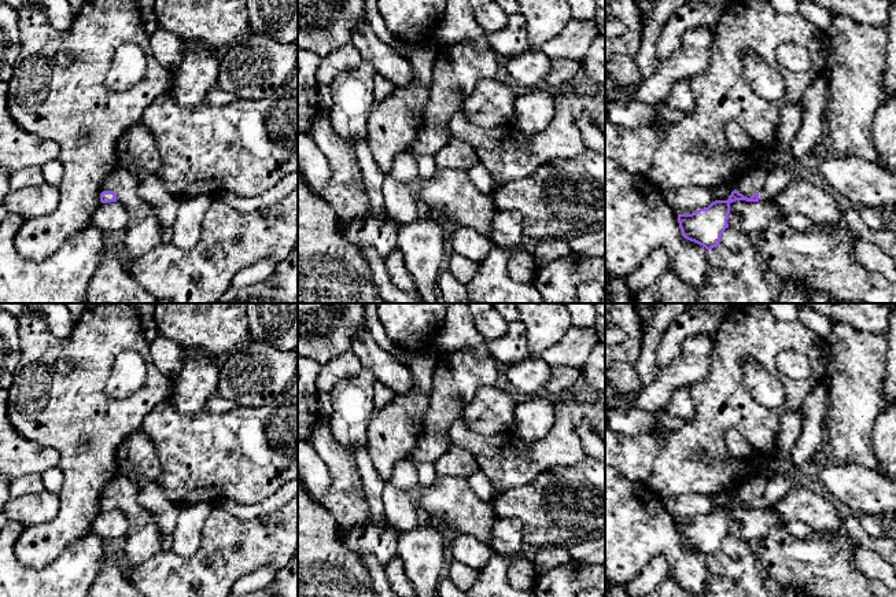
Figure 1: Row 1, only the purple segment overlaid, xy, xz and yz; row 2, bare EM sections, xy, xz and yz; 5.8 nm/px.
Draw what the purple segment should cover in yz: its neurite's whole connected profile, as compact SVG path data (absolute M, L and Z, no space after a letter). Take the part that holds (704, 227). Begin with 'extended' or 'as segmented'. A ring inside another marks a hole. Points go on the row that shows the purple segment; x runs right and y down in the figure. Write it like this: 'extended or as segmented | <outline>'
extended | M792 166L774 167L771 172L768 172L764 187L751 198L746 198L734 189L727 200L715 200L708 207L700 209L692 214L678 214L682 236L705 247L707 250L712 250L718 246L723 231L729 228L727 220L730 204L733 202L771 200L790 183L790 180Z

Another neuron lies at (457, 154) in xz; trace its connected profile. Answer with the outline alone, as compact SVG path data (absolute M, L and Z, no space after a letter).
M451 137L449 143L434 155L438 167L468 170L479 162L473 147L460 139Z

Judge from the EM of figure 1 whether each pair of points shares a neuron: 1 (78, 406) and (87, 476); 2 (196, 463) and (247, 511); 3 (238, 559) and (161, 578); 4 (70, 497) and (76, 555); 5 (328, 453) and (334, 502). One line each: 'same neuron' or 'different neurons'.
1: same neuron
2: different neurons
3: same neuron
4: different neurons
5: same neuron

